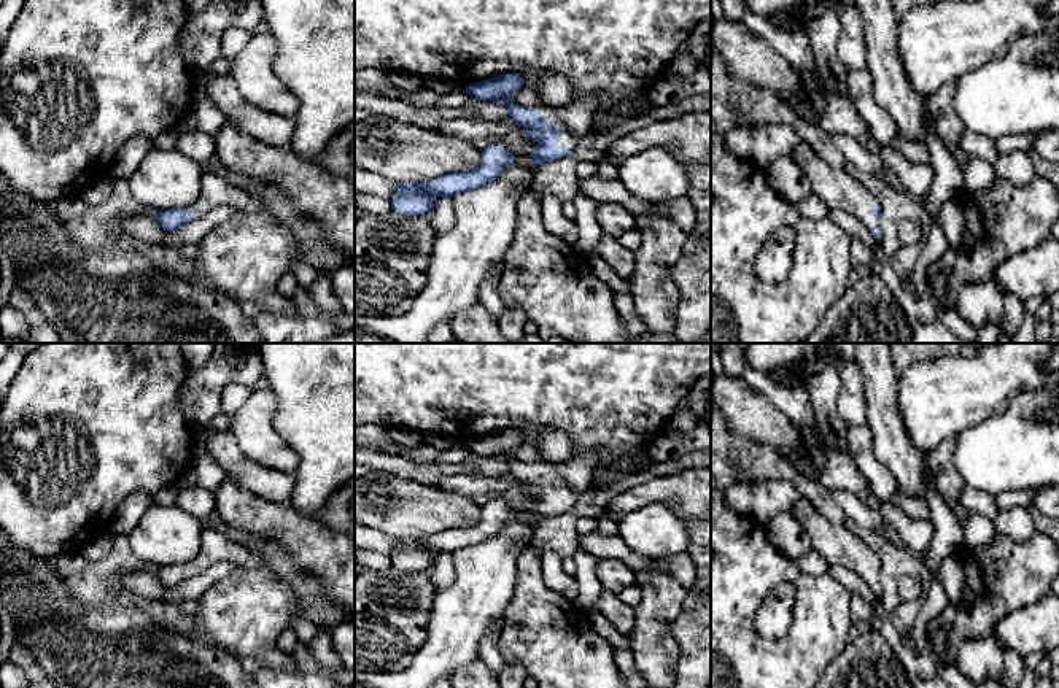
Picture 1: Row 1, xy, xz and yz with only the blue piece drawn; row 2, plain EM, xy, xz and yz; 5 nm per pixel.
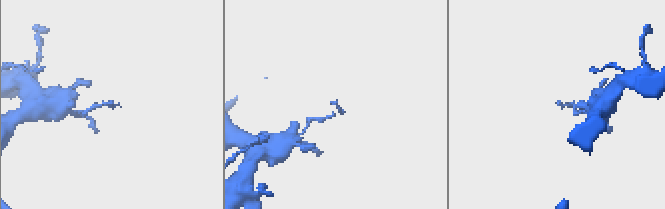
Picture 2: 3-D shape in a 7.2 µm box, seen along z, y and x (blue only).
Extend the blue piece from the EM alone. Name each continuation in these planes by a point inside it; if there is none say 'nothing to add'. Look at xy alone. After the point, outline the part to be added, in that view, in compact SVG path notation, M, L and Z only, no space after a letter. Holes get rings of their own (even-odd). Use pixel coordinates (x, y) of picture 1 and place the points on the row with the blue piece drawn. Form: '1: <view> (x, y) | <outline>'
1: xy (217, 191) | M202 173L202 191L199 199L188 208L194 218L221 205L231 205L240 211L264 211L267 202L256 194L231 184L226 178L216 173Z

